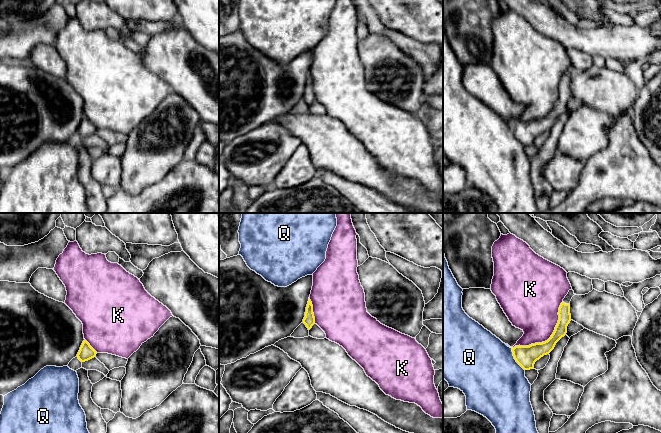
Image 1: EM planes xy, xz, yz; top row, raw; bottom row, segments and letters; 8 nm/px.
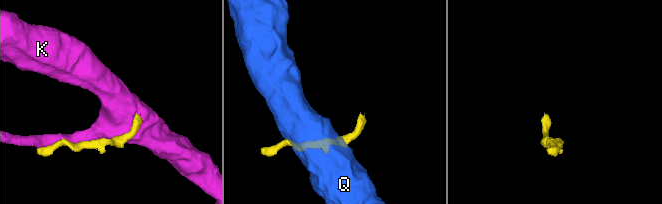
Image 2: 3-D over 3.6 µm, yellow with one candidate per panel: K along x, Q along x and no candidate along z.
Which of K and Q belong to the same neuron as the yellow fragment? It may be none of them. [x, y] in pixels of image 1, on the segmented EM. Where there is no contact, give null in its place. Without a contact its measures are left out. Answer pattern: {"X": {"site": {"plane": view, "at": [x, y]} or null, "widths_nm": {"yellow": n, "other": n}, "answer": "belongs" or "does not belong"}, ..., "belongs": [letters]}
{"K": {"site": {"plane": "yz", "at": [549, 338]}, "widths_nm": {"yellow": 170, "other": 360}, "answer": "does not belong"}, "Q": {"site": {"plane": "yz", "at": [514, 358]}, "widths_nm": {"yellow": 170, "other": 500}, "answer": "does not belong"}, "belongs": []}

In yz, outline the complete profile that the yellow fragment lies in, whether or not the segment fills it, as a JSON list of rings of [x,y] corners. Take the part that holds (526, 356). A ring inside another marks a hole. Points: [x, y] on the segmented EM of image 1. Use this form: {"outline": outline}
{"outline": [[[569,290],[559,307],[559,320],[551,337],[542,343],[535,343],[529,346],[515,346],[512,348],[516,362],[524,369],[534,369],[534,364],[544,355],[549,354],[556,343],[566,335],[567,326],[571,321],[570,301],[574,296],[574,291]]]}

